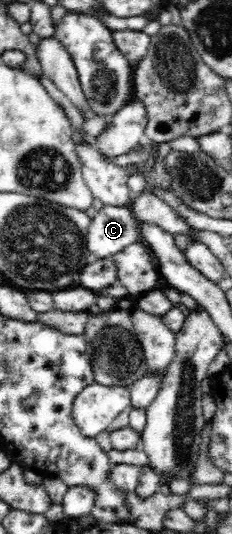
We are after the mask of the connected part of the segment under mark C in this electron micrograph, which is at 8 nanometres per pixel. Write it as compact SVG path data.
M104 205L97 215L91 218L88 236L86 236L86 245L93 258L111 259L116 254L120 255L136 242L142 242L140 222L131 208Z

